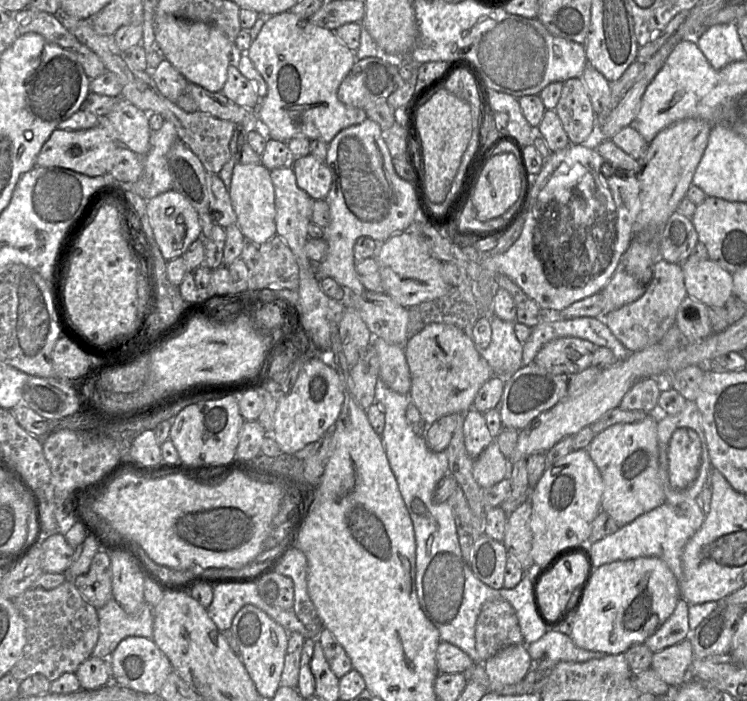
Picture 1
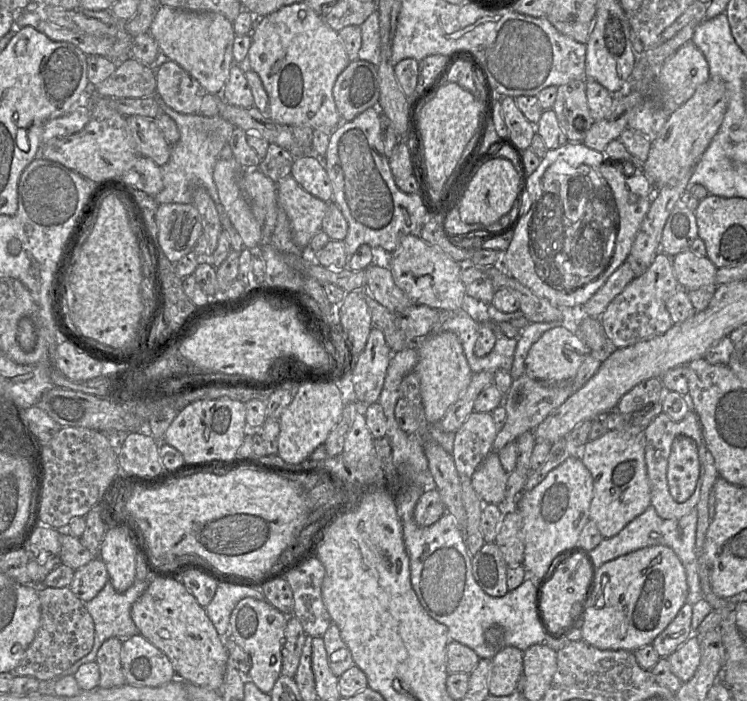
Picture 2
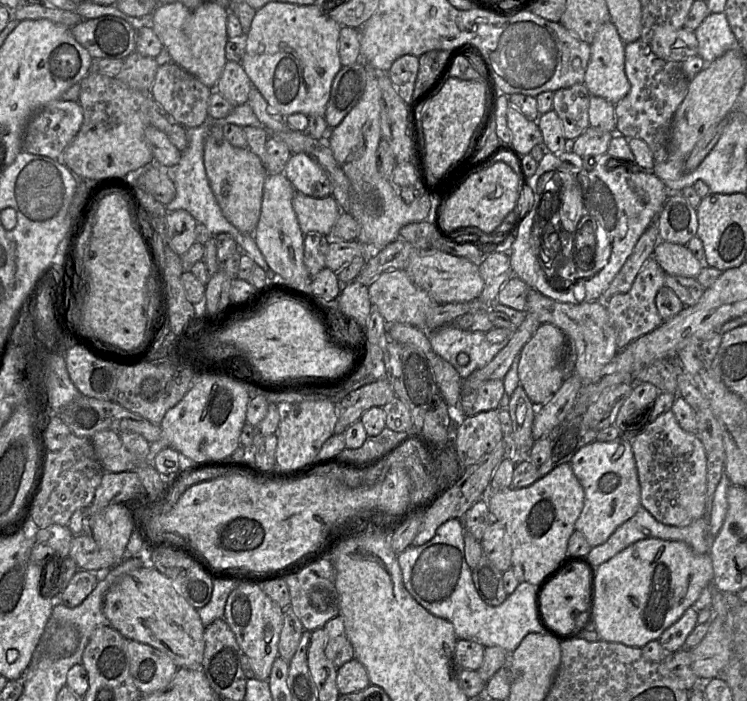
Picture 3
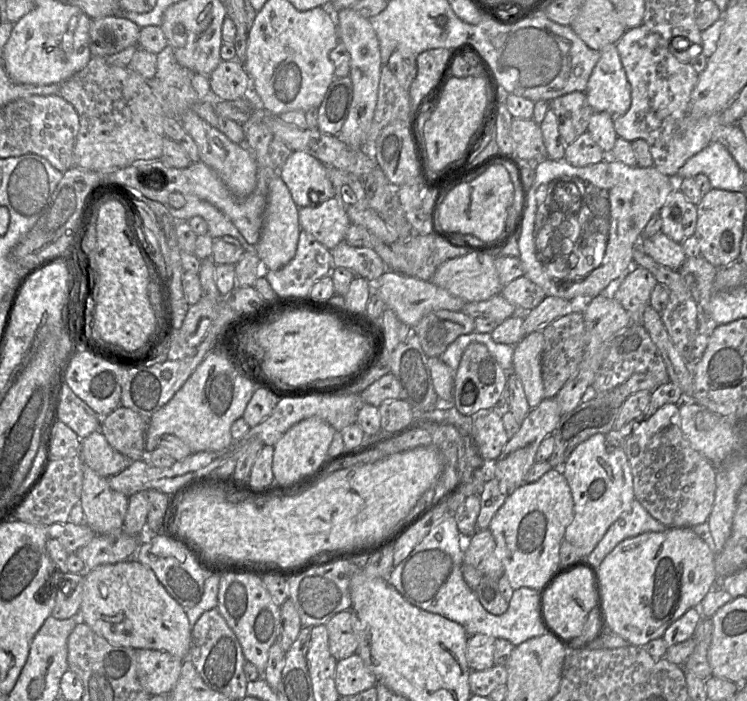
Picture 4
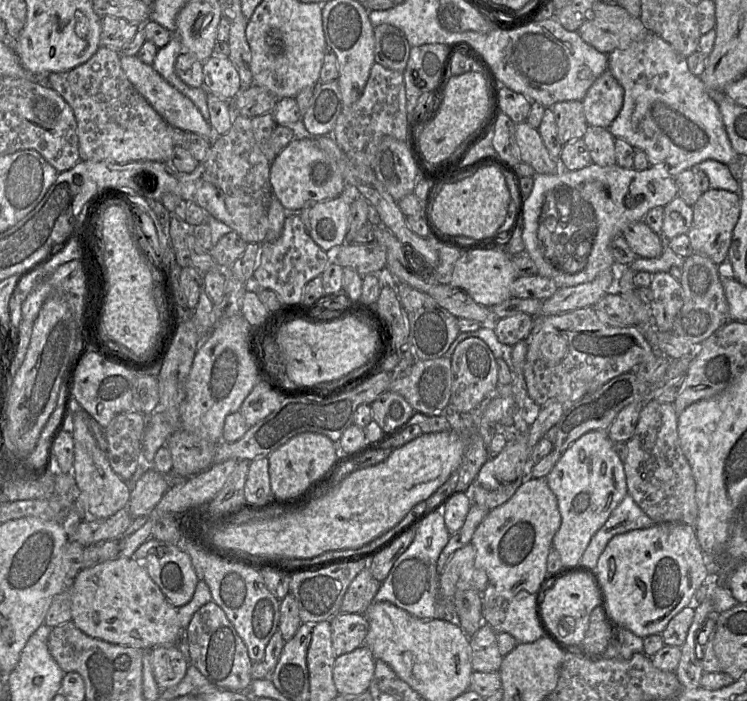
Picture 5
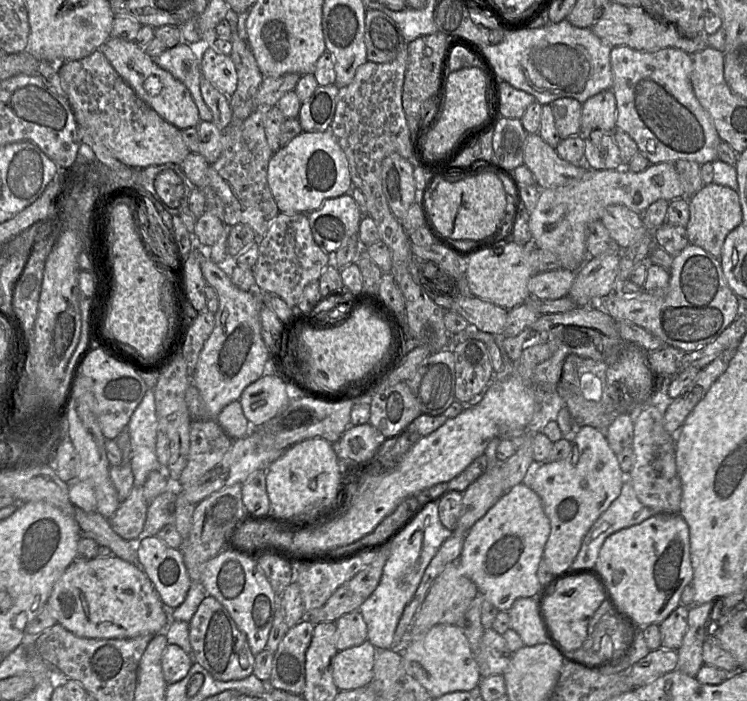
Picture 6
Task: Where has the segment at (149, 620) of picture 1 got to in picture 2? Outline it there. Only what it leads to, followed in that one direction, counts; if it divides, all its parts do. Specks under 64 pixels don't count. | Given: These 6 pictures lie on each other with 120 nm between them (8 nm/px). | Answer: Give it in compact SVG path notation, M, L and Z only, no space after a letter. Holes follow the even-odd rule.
M109 579L95 598L84 603L94 622L94 644L91 651L86 656L75 662L69 669L65 670L61 674L61 677L74 675L81 665L95 661L98 650L107 639L114 637L120 639L123 643L132 636L139 634L139 629L131 617L131 608L147 587L148 581L135 580L134 584L128 590L123 593L118 593Z

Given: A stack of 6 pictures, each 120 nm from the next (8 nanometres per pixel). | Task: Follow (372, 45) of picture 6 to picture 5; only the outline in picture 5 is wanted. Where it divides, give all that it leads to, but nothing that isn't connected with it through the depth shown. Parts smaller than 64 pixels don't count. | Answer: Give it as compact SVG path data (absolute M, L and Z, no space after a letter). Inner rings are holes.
M380 24L373 31L375 62L386 69L404 72L411 46L403 31L391 24Z

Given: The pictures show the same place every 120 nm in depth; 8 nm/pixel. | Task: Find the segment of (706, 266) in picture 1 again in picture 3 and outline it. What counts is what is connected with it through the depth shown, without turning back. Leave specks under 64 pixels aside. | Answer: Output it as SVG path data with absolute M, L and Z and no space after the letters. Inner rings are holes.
M659 241L653 251L653 257L666 274L685 277L697 277L706 266L695 258L686 245Z

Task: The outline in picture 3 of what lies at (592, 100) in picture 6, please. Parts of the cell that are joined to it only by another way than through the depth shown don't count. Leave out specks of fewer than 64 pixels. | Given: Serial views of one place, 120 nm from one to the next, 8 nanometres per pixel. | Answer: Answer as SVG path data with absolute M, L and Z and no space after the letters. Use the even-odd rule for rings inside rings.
M612 21L604 23L590 44L591 56L584 76L584 84L593 96L604 98L612 104L618 103L630 90L625 73L625 43L620 38Z

